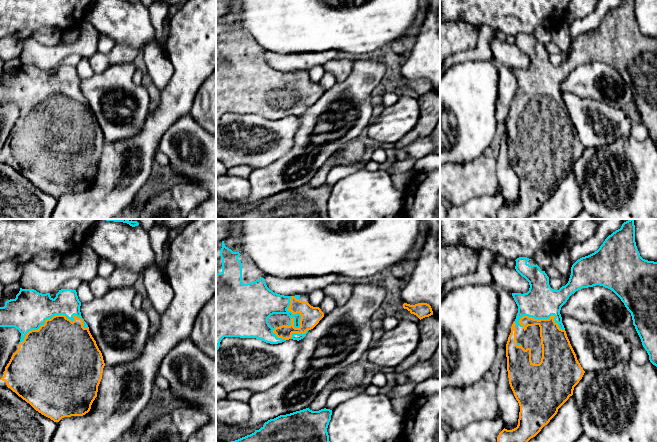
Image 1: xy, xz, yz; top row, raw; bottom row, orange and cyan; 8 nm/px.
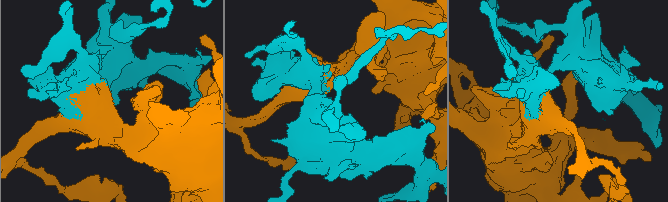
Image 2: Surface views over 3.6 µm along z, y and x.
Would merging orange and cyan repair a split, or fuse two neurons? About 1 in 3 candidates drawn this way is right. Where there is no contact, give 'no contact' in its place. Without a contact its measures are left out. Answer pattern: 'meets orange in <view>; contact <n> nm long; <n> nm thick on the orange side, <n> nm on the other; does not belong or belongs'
meets orange in xy; contact 600 nm long; 440 nm thick on the orange side, 300 nm on the other; belongs

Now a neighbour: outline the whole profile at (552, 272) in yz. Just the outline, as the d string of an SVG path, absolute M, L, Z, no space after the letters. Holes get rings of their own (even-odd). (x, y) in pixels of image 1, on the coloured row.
M552 264L547 269L545 269L545 273L549 277L549 279L557 279L557 278L561 277L560 272Z

